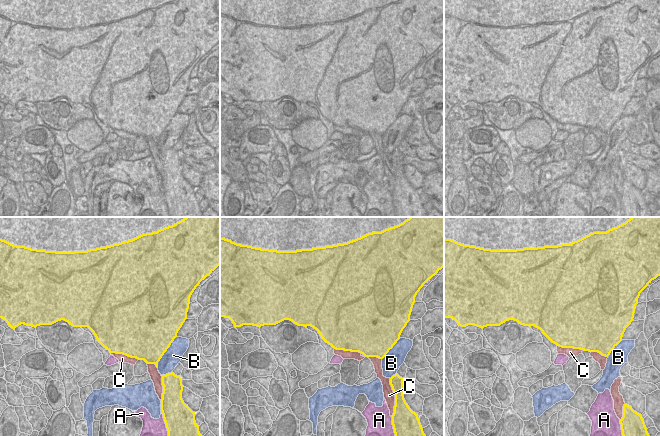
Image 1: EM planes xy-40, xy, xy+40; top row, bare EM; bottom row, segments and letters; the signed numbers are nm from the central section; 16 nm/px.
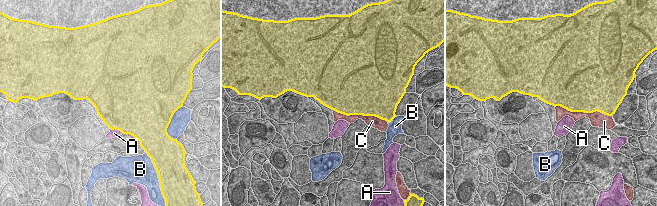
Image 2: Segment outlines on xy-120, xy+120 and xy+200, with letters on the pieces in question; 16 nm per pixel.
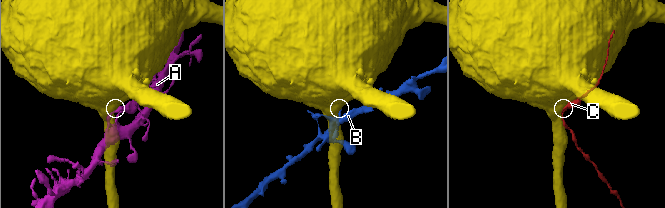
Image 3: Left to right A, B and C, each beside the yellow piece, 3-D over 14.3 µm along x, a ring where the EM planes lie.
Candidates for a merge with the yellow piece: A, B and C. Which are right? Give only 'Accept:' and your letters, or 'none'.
Accept: none

